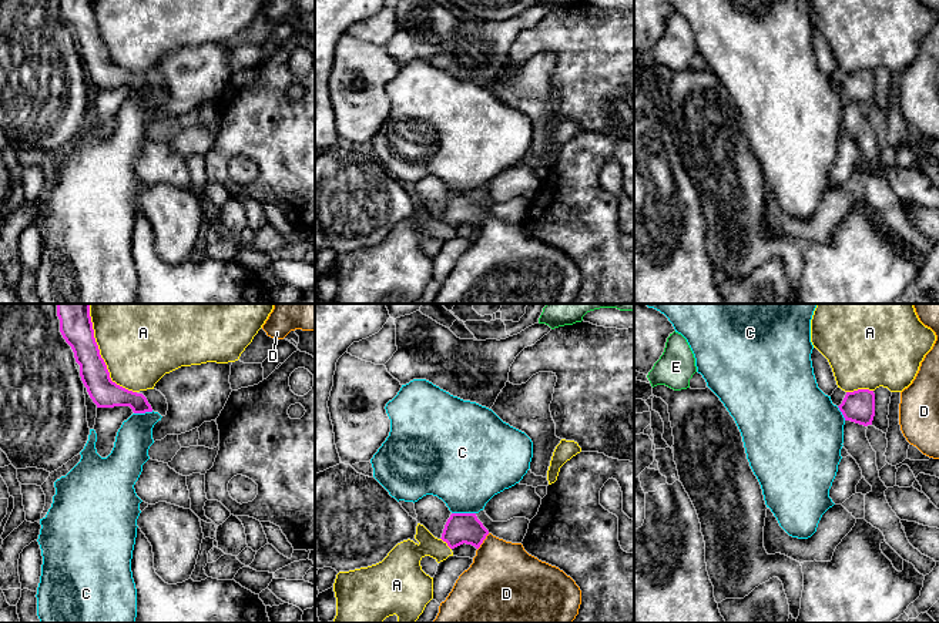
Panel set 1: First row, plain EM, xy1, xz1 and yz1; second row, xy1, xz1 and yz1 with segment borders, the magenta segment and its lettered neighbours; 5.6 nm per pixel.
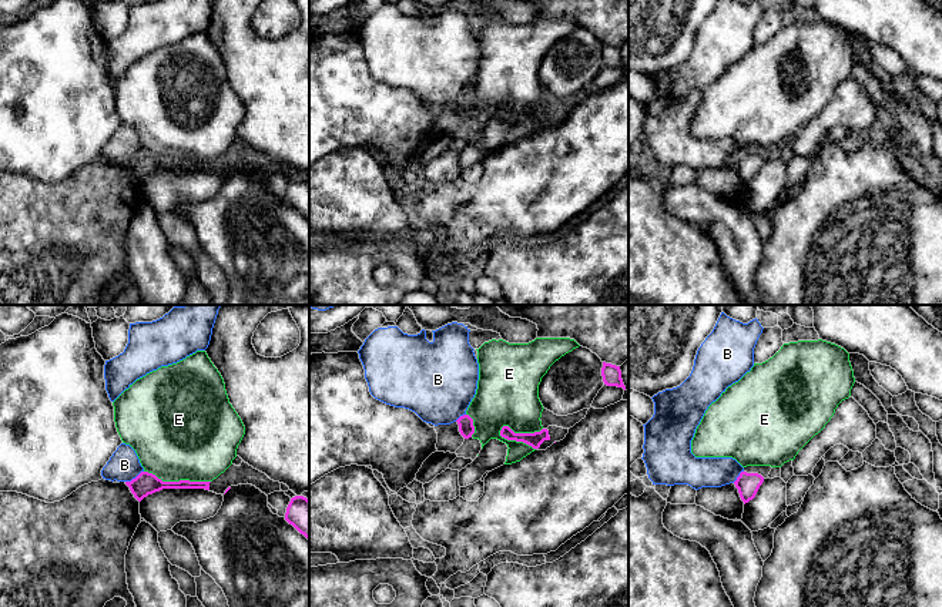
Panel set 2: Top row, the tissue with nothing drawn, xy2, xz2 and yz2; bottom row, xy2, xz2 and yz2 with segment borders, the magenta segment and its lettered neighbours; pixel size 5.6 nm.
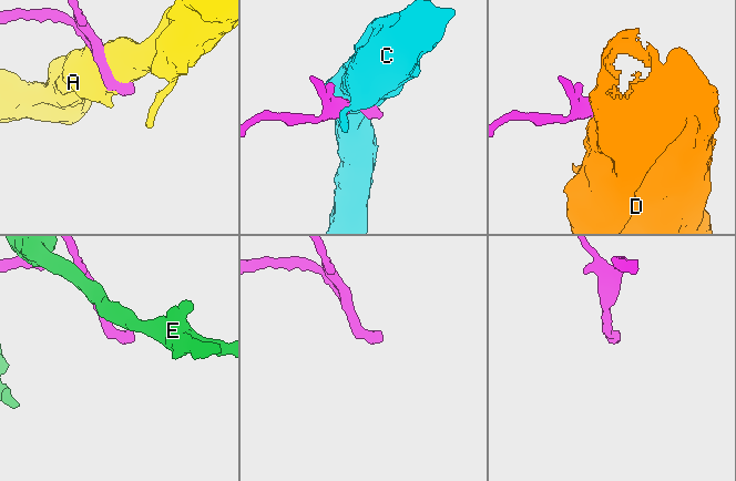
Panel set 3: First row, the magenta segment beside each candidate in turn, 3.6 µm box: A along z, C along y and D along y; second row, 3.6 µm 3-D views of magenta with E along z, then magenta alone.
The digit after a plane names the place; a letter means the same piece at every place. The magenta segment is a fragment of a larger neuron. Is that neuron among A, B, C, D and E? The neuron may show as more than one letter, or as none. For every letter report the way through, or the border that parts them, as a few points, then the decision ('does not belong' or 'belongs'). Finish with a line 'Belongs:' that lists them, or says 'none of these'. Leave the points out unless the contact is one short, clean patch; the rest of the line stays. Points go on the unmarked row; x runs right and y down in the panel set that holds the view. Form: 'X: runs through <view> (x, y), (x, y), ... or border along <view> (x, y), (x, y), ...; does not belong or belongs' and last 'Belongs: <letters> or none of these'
A: does not belong
B: border along xy2 (143, 151), (126, 163); does not belong
C: does not belong
D: runs through xz1 (460, 208), (469, 210), (482, 223), (495, 237), (503, 261); belongs
E: does not belong
Belongs: D

